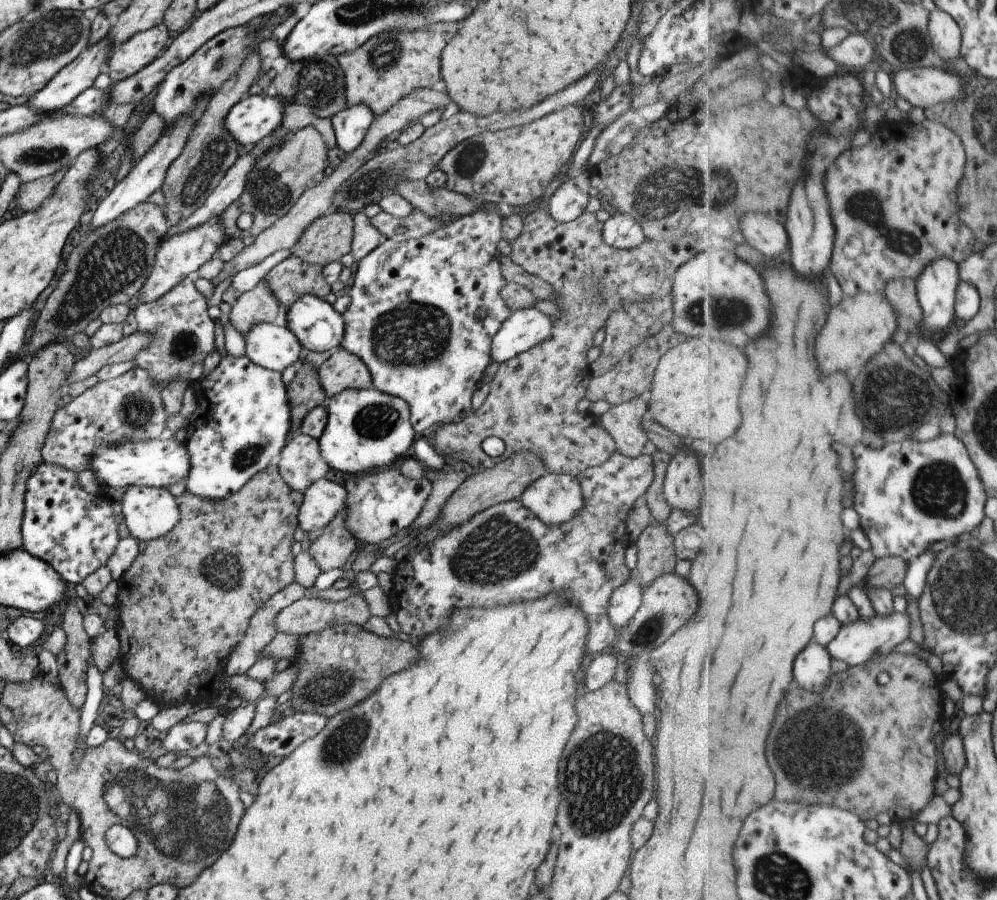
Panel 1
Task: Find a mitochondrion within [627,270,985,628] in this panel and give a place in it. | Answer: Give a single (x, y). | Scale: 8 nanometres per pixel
(896, 397)

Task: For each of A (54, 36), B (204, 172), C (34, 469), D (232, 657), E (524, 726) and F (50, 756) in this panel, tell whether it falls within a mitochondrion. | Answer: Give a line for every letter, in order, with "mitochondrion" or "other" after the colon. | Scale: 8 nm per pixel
A: mitochondrion
B: mitochondrion
C: other
D: other
E: other
F: other

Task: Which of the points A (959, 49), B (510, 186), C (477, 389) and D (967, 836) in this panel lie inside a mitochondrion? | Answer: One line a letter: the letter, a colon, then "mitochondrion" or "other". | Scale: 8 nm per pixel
A: other
B: other
C: other
D: other

